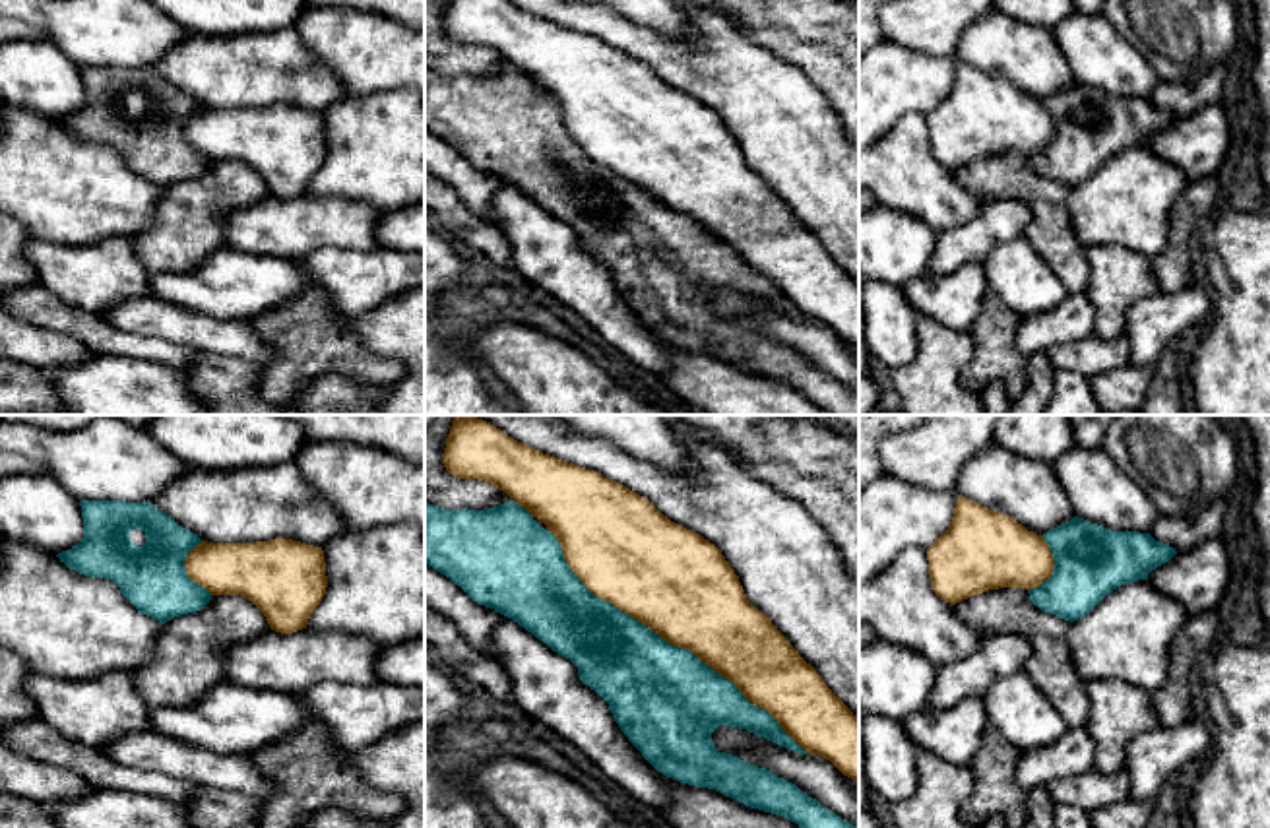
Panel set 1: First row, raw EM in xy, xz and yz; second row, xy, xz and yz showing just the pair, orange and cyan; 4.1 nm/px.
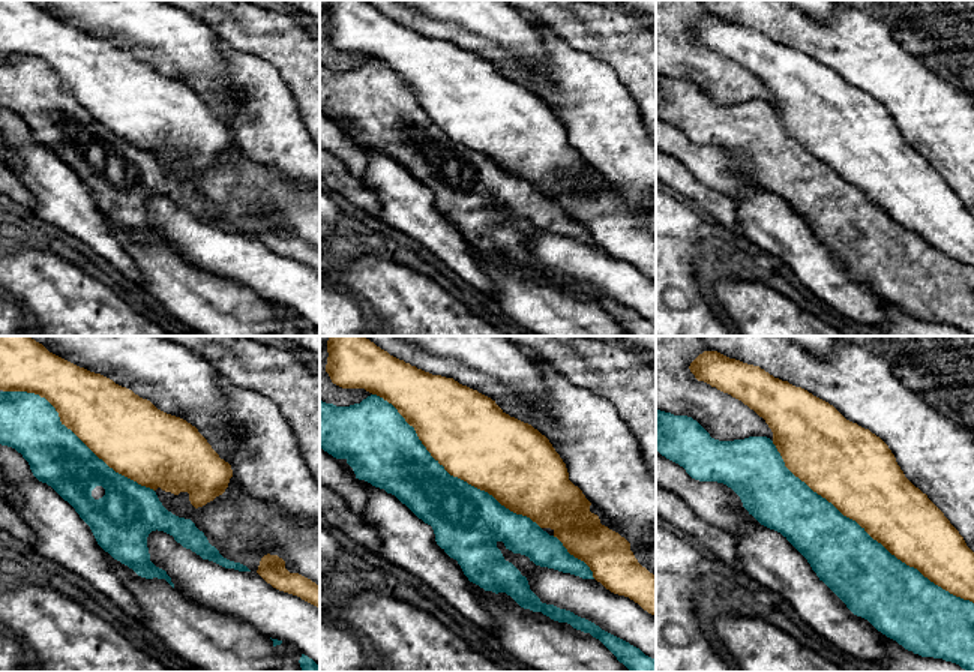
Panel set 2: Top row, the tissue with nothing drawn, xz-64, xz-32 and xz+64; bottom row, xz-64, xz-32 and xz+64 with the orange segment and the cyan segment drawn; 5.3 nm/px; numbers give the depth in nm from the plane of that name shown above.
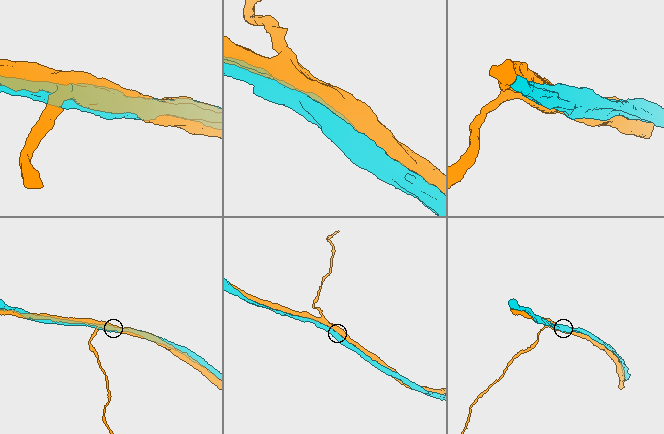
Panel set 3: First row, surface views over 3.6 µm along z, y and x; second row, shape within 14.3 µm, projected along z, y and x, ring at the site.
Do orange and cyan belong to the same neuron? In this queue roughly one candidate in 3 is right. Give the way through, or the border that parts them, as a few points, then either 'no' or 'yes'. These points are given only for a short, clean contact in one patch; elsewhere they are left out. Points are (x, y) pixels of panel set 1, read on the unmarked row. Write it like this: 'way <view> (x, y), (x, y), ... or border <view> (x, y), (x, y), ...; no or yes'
no

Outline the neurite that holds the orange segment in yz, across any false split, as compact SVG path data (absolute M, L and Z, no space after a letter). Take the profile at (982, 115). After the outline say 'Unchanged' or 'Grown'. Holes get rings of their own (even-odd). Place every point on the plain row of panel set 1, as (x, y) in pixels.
M958 60L948 95L927 114L933 157L950 171L999 153L1039 153L1055 126L1043 101Z. Unchanged

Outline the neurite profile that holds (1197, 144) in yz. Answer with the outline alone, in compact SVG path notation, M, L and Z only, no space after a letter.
M1222 105L1198 109L1189 118L1177 118L1169 128L1148 140L1148 147L1161 159L1177 165L1189 180L1216 176L1231 142L1227 112Z

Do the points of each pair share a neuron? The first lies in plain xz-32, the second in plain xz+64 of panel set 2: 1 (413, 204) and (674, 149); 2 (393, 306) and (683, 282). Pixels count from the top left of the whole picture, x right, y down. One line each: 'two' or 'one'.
1: two
2: two

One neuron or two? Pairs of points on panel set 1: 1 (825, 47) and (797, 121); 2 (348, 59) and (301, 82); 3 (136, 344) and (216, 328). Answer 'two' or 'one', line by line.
1: two
2: two
3: two

